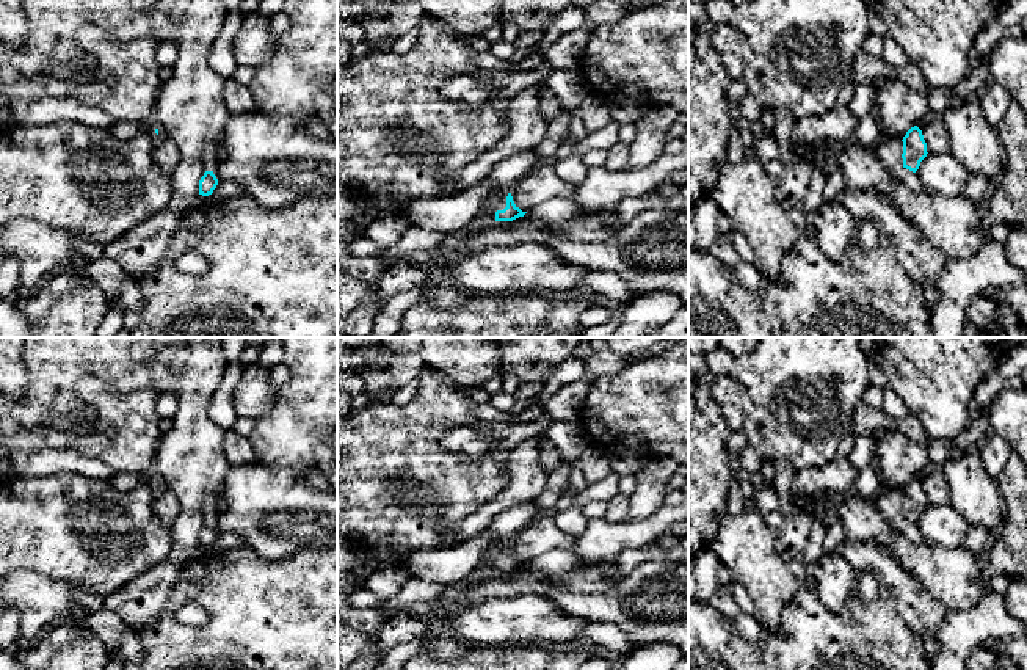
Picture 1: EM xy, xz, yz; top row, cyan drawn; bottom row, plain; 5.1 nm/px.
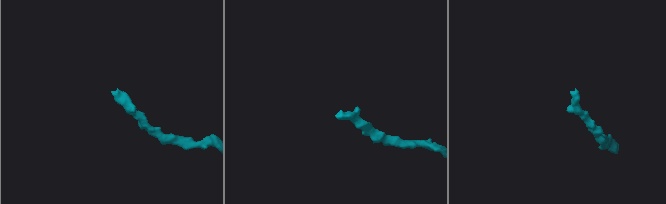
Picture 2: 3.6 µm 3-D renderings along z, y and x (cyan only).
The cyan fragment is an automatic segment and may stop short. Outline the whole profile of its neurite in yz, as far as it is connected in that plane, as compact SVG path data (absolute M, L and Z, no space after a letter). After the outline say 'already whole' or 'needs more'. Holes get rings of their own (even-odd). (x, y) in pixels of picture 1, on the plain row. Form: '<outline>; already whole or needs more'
M914 477L903 488L903 519L916 524L920 513L927 508L927 494L924 491L922 482Z; already whole

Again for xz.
M497 543L484 551L483 571L513 573L525 565L514 555L510 543Z; needs more

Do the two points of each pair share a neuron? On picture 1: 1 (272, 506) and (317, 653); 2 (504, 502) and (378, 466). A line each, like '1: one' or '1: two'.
1: two
2: two

